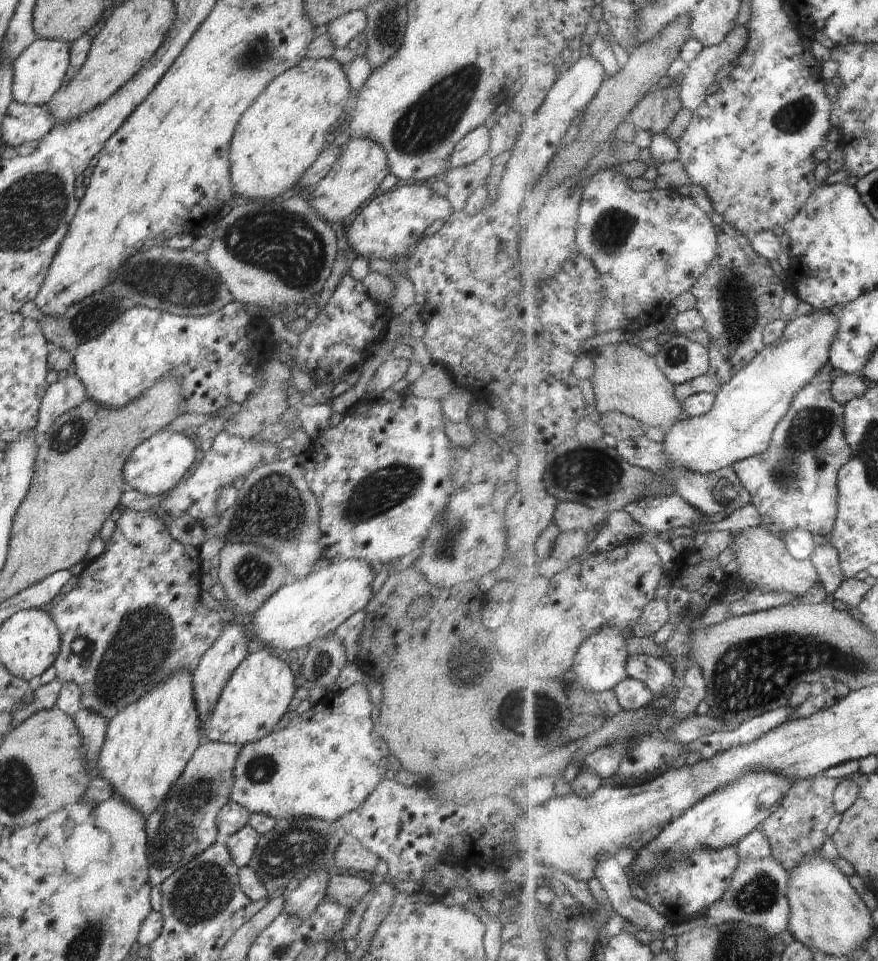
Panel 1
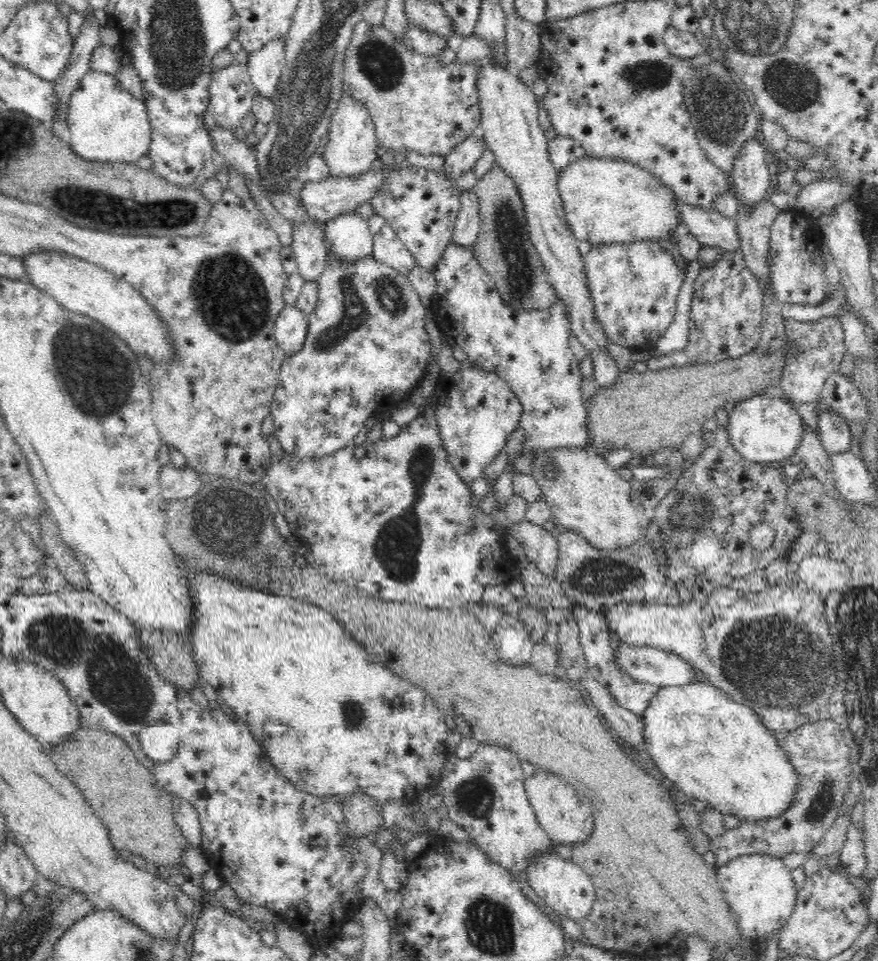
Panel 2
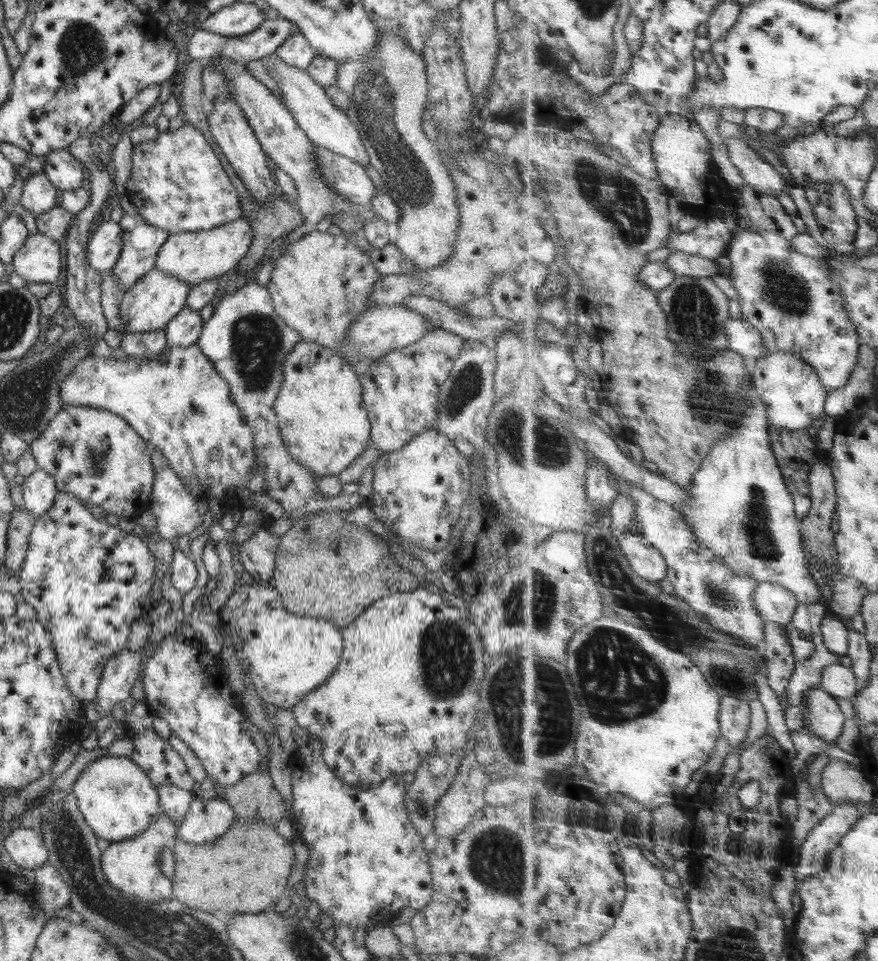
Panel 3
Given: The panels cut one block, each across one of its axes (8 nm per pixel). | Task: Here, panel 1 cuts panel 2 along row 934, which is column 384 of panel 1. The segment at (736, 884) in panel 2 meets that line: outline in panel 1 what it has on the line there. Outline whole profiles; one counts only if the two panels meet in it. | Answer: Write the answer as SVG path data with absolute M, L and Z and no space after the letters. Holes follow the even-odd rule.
M366 683L352 684L340 692L330 690L307 713L292 718L286 727L259 741L241 745L229 800L249 813L262 813L278 821L310 817L338 822L341 816L356 810L370 796L393 762L389 745L370 719L373 707Z

